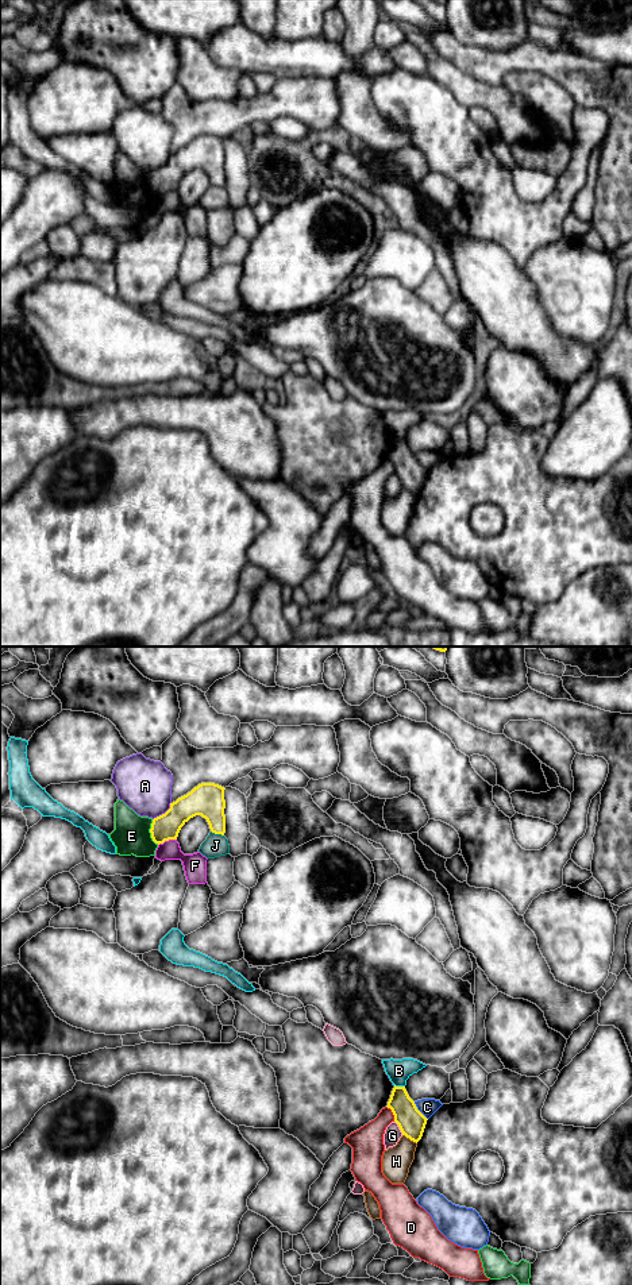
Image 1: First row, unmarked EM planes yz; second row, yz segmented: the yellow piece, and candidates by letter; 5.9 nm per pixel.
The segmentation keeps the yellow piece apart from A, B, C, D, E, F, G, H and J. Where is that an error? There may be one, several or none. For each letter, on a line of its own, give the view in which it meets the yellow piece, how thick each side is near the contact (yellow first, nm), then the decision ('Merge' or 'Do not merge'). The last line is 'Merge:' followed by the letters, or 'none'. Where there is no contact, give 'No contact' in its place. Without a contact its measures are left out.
A: Touches yellow in yz. Thickness 190 nm (yellow) against 320 nm. Do not merge
B: Touches yellow in yz. Thickness 160 nm (yellow) against 140 nm. Do not merge
C: Touches yellow in yz. Thickness 160 nm (yellow) against 100 nm. Do not merge
D: Touches yellow in yz. Thickness 160 nm (yellow) against 190 nm. Do not merge
E: Touches yellow in yz. Thickness 160 nm (yellow) against 220 nm. Do not merge
F: Touches yellow in yz. Thickness 160 nm (yellow) against 140 nm. Do not merge
G: Touches yellow in yz. Thickness 160 nm (yellow) against 100 nm. Do not merge
H: Touches yellow in yz. Thickness 160 nm (yellow) against 180 nm. Do not merge
J: Touches yellow in yz. Thickness 200 nm (yellow) against 140 nm. Do not merge
Merge: none

